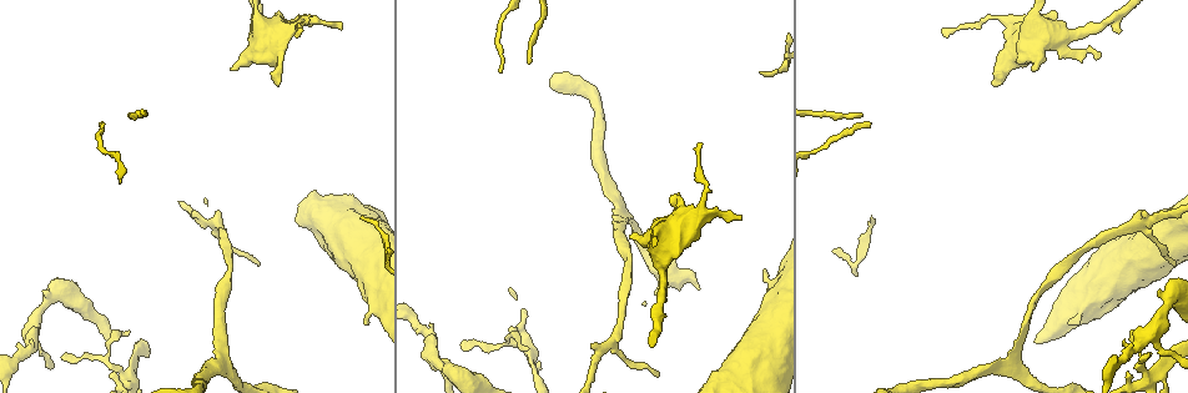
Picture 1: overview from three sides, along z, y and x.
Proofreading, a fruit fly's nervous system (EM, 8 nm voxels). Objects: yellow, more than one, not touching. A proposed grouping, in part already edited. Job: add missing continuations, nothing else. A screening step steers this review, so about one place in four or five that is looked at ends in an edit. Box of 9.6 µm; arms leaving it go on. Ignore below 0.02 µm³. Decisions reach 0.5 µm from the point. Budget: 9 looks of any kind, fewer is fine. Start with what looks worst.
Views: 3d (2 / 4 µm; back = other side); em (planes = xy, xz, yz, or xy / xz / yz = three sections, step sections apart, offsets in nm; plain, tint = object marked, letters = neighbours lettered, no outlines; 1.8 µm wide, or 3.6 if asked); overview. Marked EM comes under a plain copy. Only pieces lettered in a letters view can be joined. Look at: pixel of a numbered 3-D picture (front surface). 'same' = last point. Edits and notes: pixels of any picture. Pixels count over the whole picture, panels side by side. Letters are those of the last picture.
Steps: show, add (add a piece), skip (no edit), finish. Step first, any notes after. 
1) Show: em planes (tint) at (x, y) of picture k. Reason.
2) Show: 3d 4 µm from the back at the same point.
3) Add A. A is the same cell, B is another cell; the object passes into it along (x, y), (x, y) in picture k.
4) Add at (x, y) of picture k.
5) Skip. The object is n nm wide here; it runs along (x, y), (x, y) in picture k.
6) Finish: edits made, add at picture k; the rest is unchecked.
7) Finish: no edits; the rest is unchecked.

Show: em 3.6 µm xz step 16 (tint) at (365, 325) of picture 1. An open end.

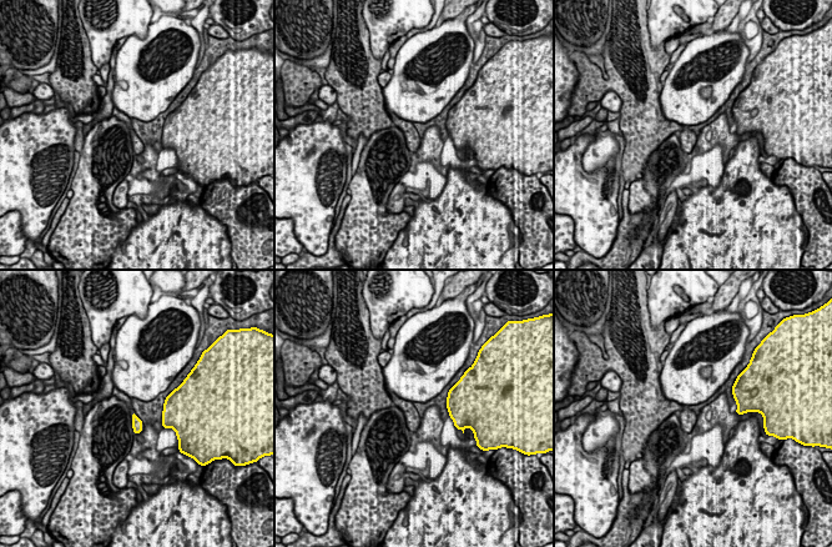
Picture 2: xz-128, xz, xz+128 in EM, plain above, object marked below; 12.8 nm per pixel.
Show: em 3.6 µm planes (letters) at the same point.

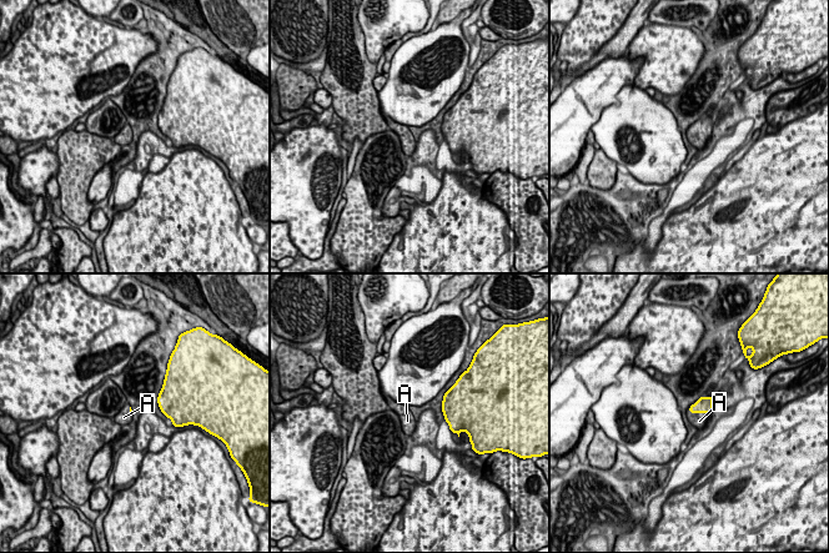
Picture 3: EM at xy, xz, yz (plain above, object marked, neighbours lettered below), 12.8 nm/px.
Add A. A is the same cell; it goes on there.

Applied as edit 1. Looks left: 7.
Show: em planes (letters) at (739, 219) of picture 1. Branch stops here.

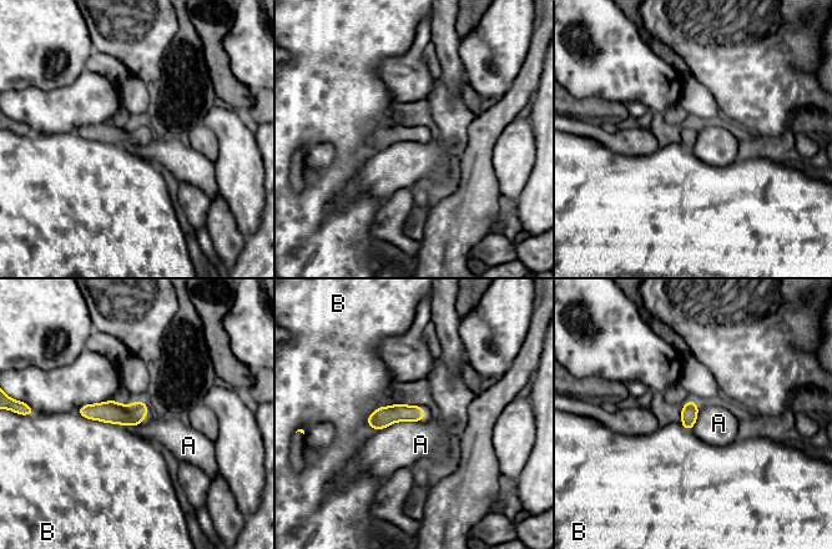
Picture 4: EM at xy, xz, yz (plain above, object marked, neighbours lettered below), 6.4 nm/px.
Skip. The object is 110 nm wide here; A and B are other cells; it runs along (145, 408), (136, 412), (81, 411) in picture 4; none of them fits.

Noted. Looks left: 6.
Show: overview.

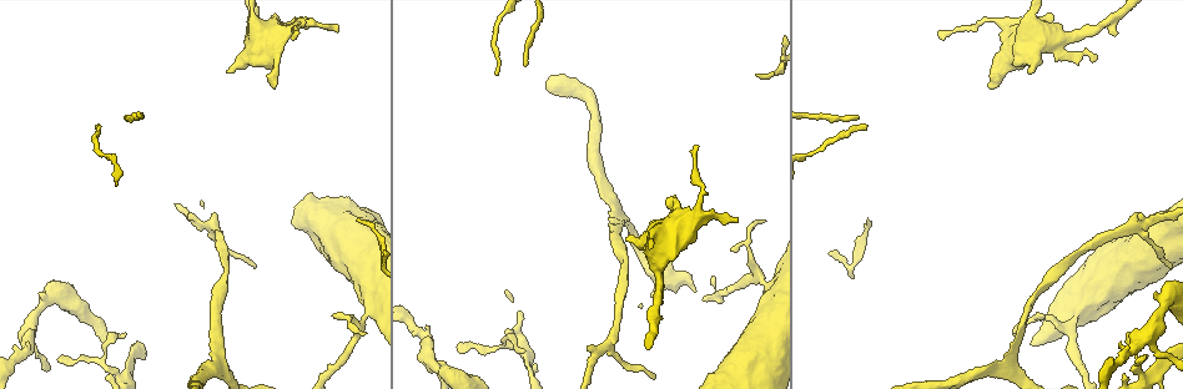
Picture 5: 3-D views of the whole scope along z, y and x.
Show: 3d 4 µm at (663, 298) of picture 5. Tapers out.

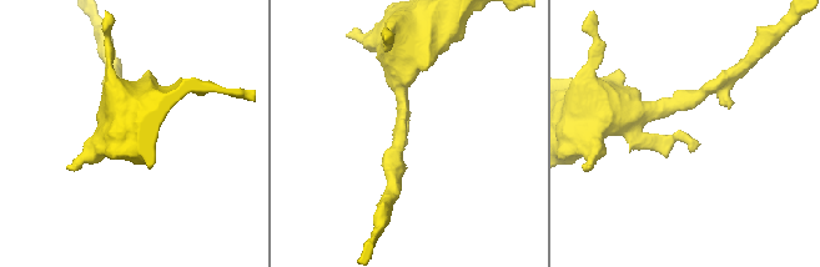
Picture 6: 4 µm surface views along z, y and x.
Show: em xy step 8 (tint) at (691, 150) of picture 6.

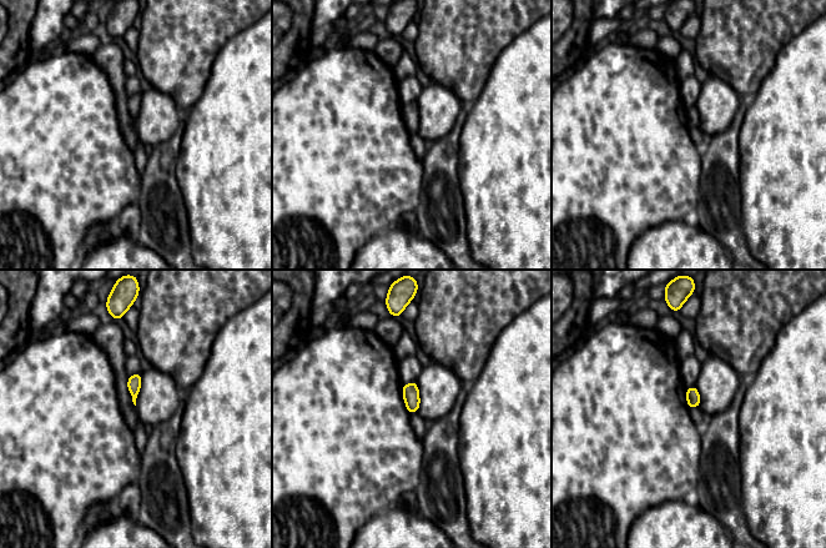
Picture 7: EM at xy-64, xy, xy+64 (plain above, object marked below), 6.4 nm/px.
Show: em planes (letters) at the same point. Another direction.

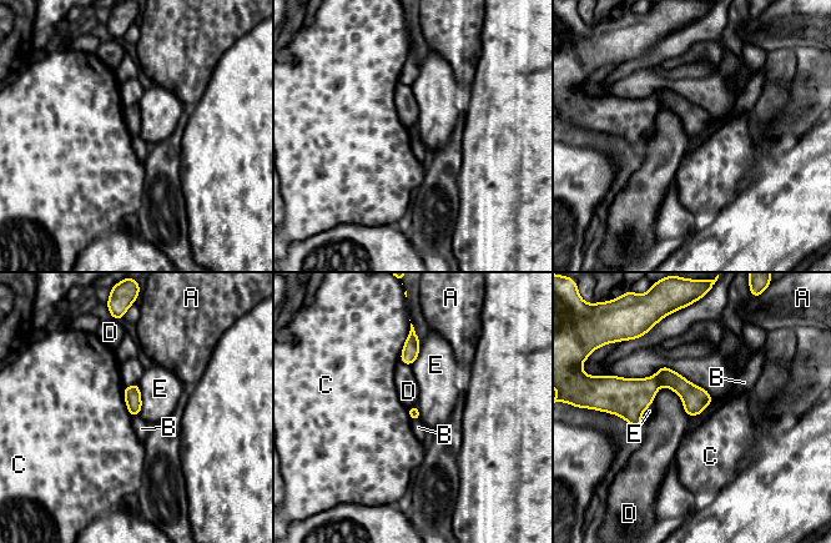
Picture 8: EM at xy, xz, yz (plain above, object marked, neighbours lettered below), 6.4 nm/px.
Skip. The longest contact is with D, 280 nm; A, B, C, D and E are other cells; no lettered piece goes on from it.

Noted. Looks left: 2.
Finish: edits made, add at picture 3; the rest is unchecked.

